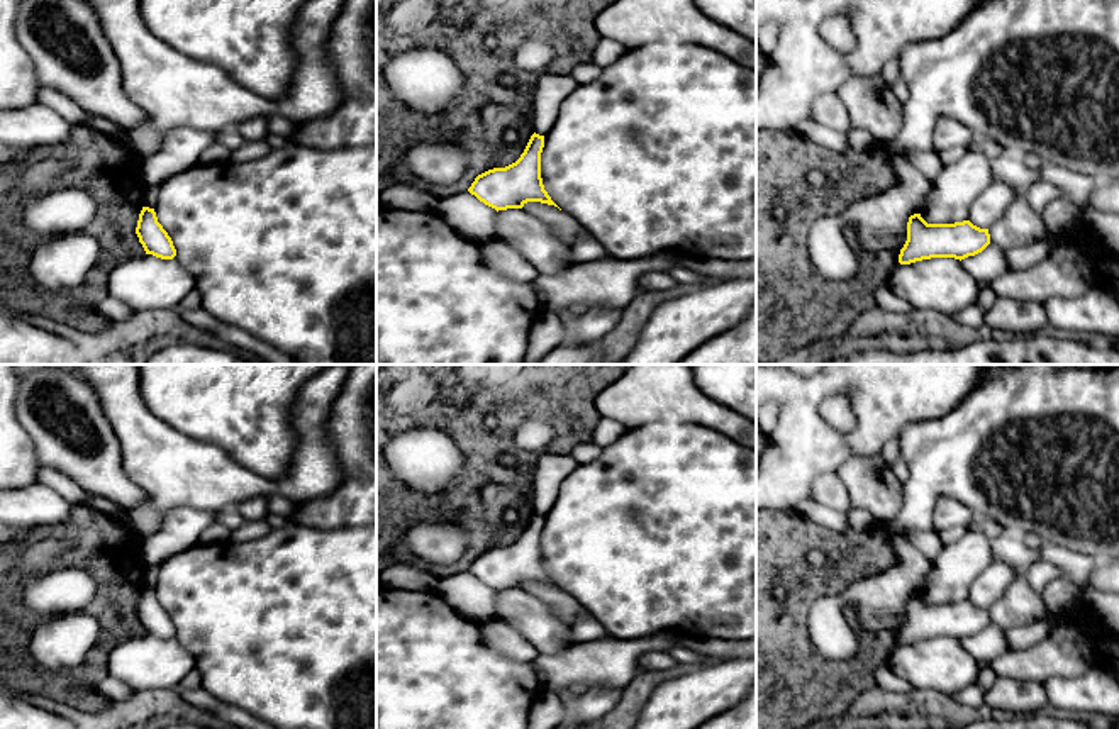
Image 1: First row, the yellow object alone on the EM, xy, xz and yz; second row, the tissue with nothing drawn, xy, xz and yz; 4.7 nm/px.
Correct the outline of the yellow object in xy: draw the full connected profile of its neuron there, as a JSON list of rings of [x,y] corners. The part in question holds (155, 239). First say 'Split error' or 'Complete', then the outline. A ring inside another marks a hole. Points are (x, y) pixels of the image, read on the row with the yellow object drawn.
Complete. [[[142,207],[136,234],[146,254],[153,254],[161,259],[173,259],[176,256],[173,241],[163,229],[163,225],[158,222],[154,209]]]

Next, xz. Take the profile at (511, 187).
Complete. [[[534,132],[515,163],[478,175],[468,192],[497,212],[522,209],[527,202],[541,202],[558,207],[543,185],[543,147],[544,136]]]

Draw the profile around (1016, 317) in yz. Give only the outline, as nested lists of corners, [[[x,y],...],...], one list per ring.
[[[997,298],[983,319],[1007,336],[1029,336],[1048,326],[1044,305],[1033,300]]]

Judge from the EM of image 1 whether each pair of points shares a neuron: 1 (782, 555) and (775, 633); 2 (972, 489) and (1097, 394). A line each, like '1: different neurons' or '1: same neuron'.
1: same neuron
2: same neuron

